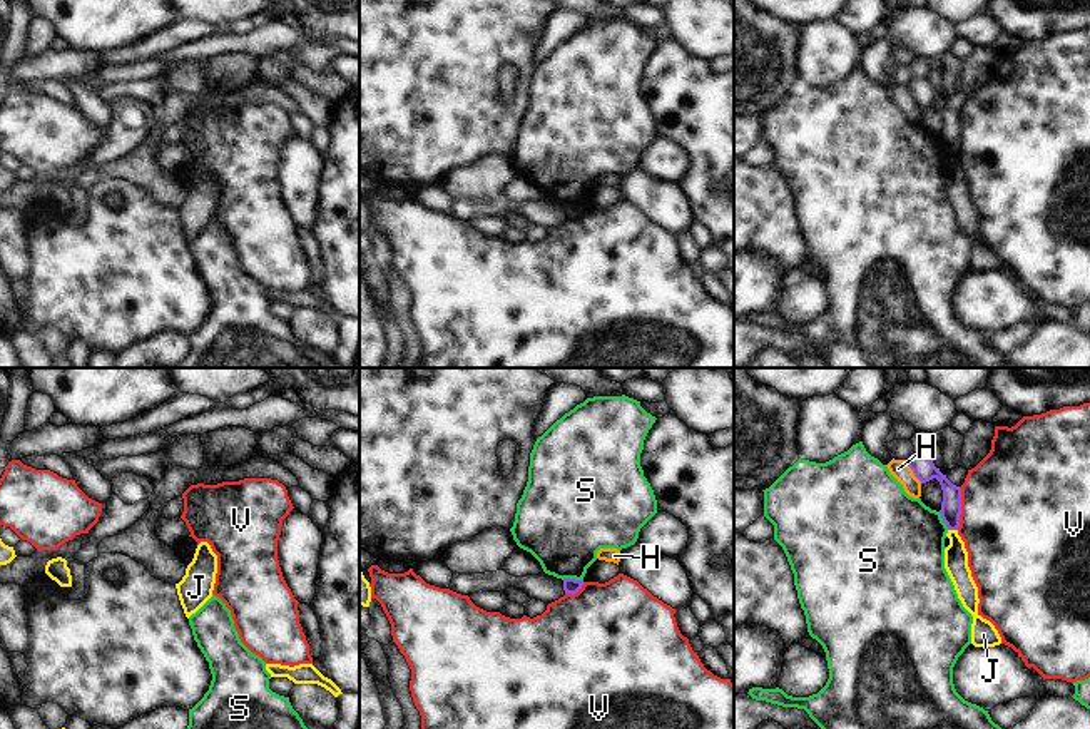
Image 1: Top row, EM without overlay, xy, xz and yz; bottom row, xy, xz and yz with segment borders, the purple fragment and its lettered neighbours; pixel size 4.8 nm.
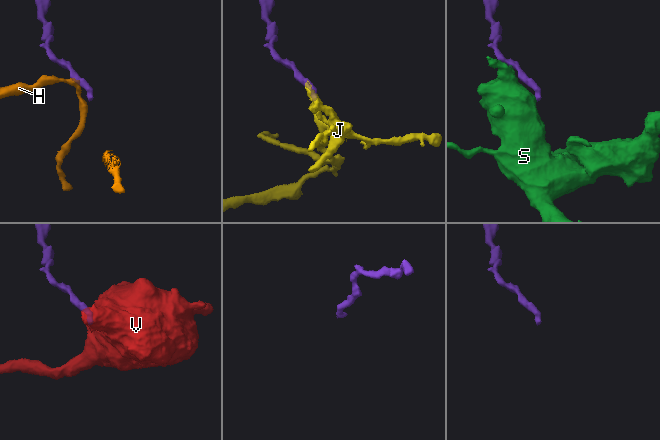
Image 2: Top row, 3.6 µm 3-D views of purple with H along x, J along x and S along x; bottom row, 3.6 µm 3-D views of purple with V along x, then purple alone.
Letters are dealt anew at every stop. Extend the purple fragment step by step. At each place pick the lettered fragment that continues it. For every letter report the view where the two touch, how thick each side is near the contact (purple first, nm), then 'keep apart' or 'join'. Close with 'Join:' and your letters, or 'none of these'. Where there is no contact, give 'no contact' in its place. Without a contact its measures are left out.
H: meets purple in yz; 110 nm thick on the purple side, 90 nm on the other; keep apart
J: meets purple in yz; 100 nm thick on the purple side, 110 nm on the other; keep apart
S: meets purple in xz; 80 nm thick on the purple side, 400 nm on the other; keep apart
V: meets purple in yz; 110 nm thick on the purple side, 500 nm on the other; keep apart
Join: none of these

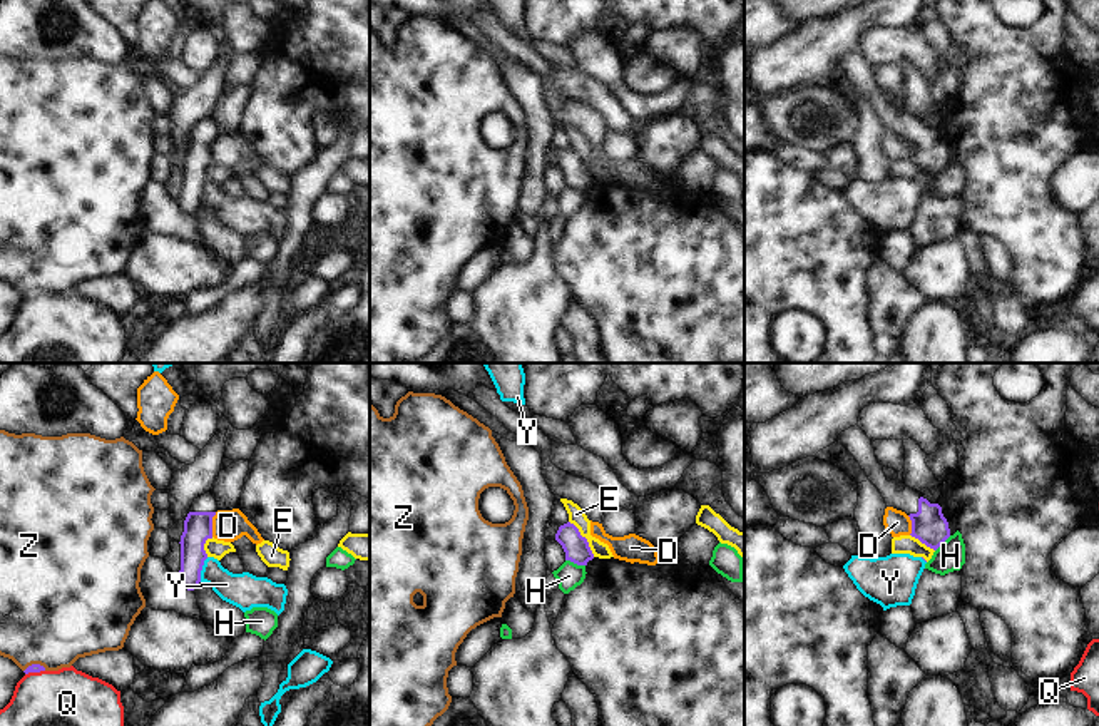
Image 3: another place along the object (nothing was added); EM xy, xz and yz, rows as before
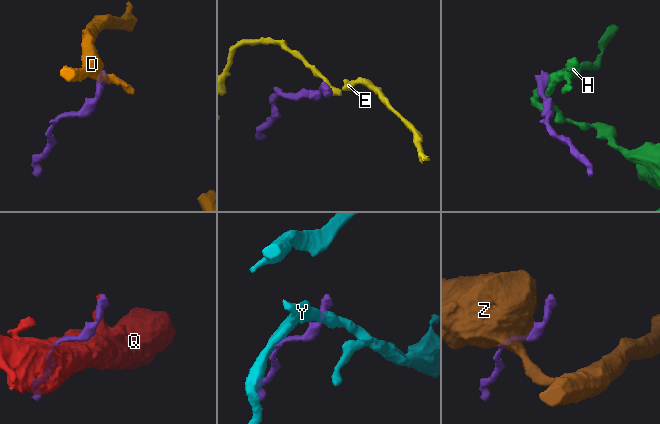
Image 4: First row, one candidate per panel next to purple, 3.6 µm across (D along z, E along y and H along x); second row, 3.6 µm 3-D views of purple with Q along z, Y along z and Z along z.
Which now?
D: meets purple in xy; 140 nm thick on the purple side, 150 nm on the other; keep apart
E: meets purple in xz; 120 nm thick on the purple side, 80 nm on the other; keep apart
H: meets purple in xz; 120 nm thick on the purple side, 120 nm on the other; keep apart
Q: meets purple in xy; 50 nm thick on the purple side, 460 nm on the other; keep apart
Y: meets purple in xy; 140 nm thick on the purple side, 170 nm on the other; keep apart
Z: meets purple in xy; 50 nm thick on the purple side, 480 nm on the other; keep apart
Join: none of these

